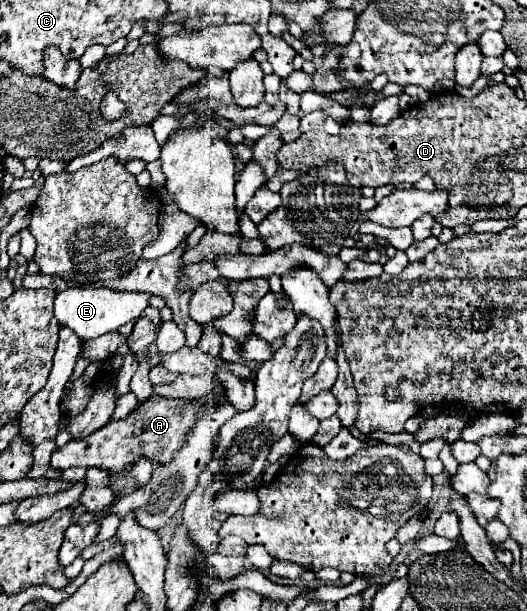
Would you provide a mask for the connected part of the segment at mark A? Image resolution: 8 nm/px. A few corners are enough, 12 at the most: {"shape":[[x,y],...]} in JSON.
{"shape":[[151,396],[53,450],[51,468],[171,462],[195,402]]}

